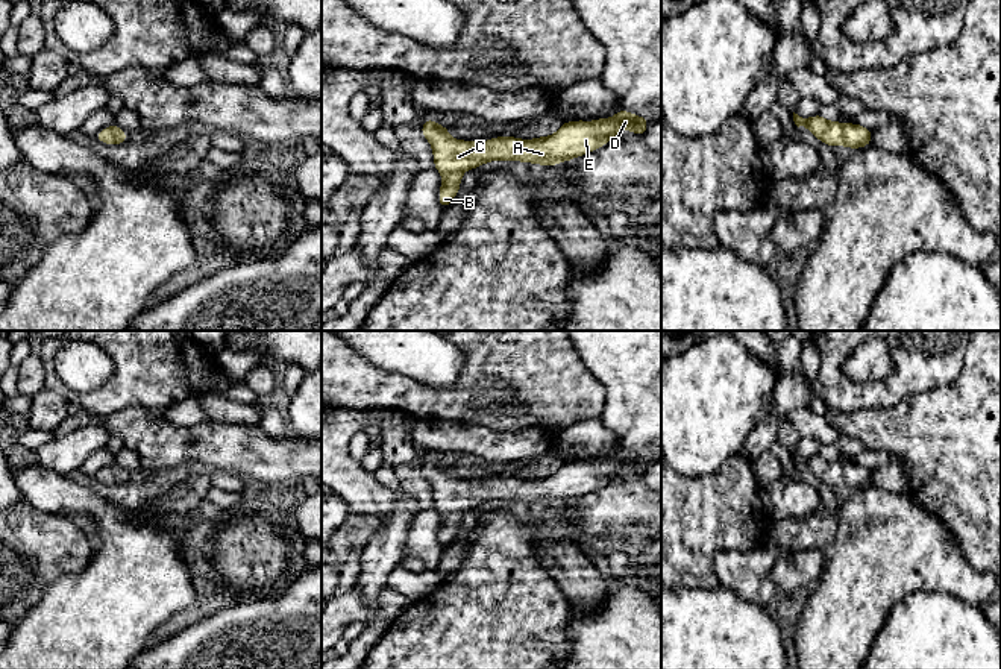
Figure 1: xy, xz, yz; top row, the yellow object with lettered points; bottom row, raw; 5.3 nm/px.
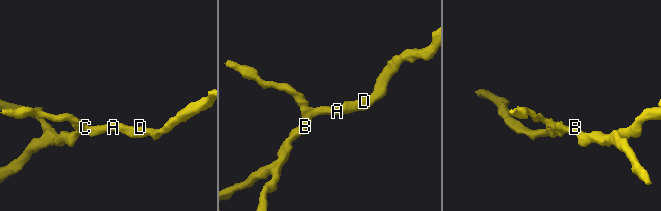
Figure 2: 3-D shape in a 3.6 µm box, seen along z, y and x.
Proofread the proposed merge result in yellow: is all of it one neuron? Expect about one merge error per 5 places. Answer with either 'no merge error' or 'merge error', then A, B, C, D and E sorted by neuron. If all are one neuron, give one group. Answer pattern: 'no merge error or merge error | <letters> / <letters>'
no merge error | A B C D E

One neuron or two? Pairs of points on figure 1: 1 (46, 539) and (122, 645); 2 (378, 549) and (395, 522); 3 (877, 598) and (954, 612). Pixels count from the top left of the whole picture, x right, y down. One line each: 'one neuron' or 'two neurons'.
1: two neurons
2: one neuron
3: two neurons

